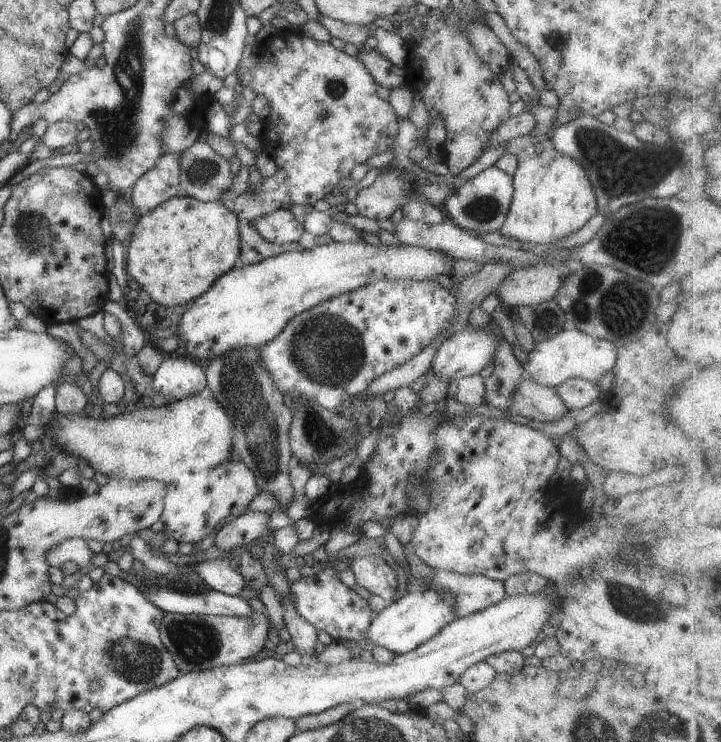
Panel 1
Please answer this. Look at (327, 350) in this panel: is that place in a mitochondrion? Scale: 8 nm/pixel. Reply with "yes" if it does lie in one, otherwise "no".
yes

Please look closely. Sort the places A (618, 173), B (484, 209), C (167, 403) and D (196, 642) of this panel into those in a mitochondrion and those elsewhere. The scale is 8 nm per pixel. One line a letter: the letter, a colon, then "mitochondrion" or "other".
A: mitochondrion
B: mitochondrion
C: other
D: mitochondrion

